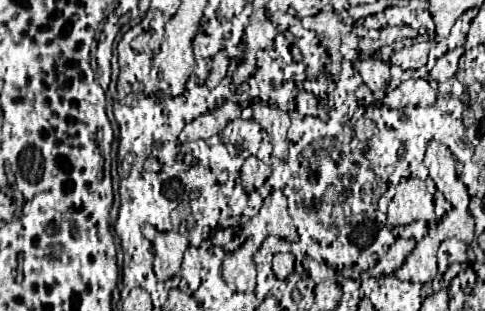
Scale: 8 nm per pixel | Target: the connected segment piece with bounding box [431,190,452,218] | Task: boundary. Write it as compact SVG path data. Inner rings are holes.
M435 190L433 193L435 213L439 218L446 216L452 209L452 205L445 199L443 194Z

